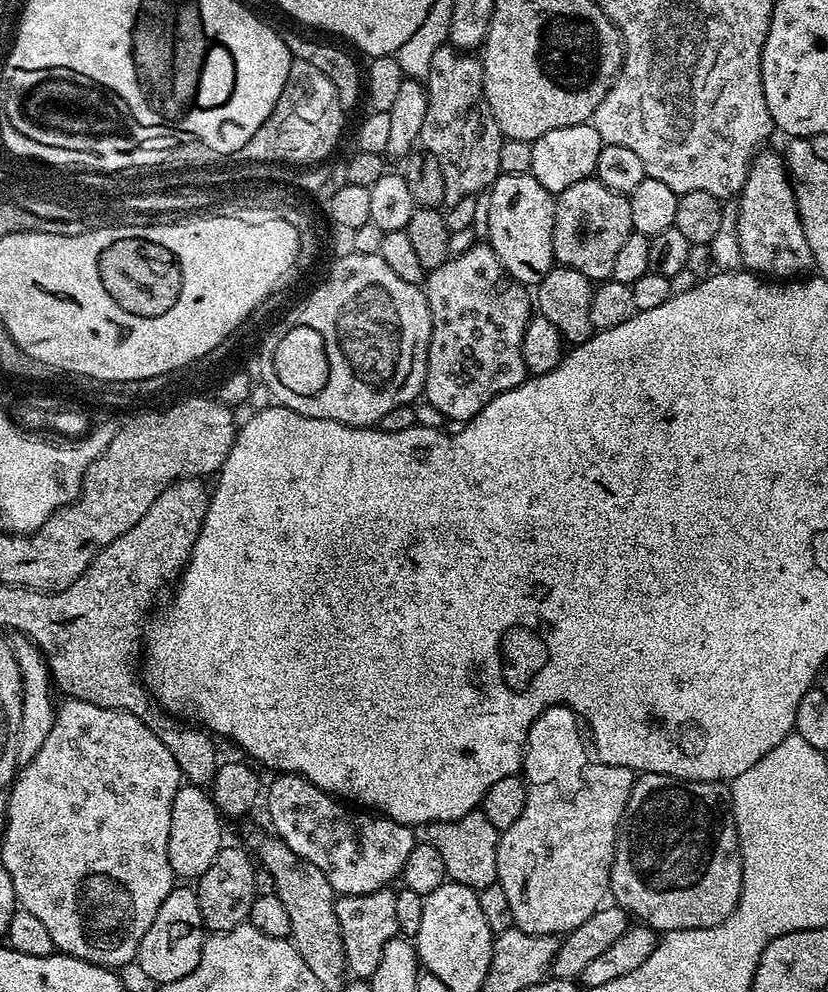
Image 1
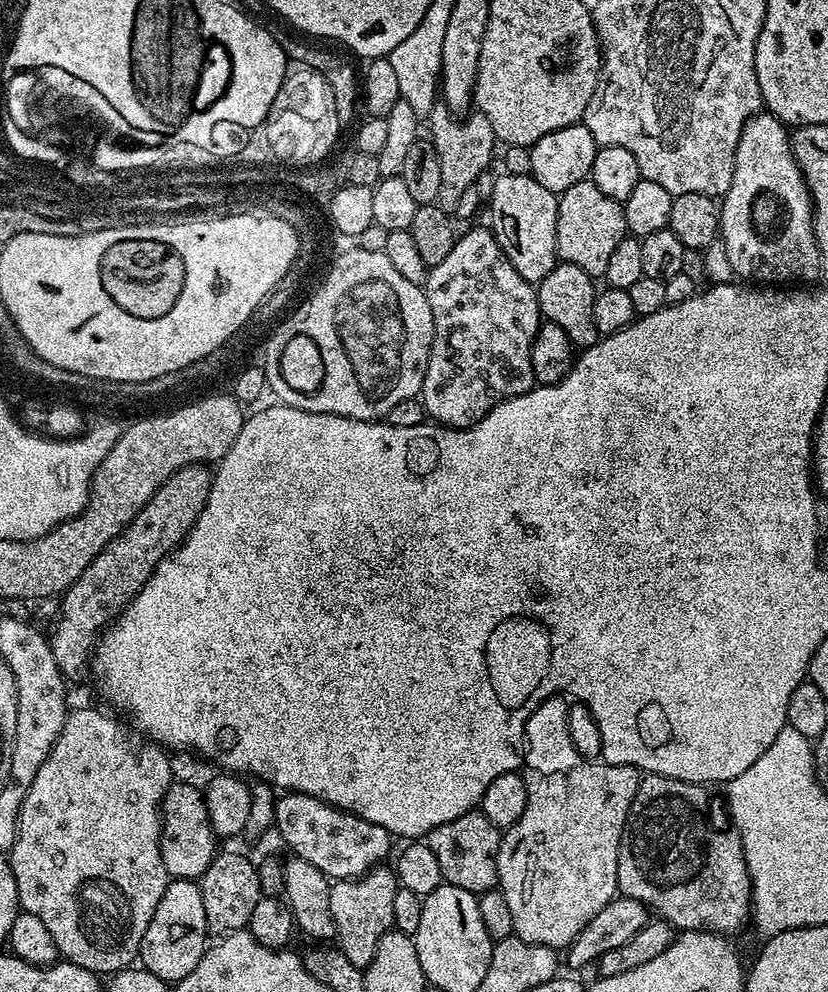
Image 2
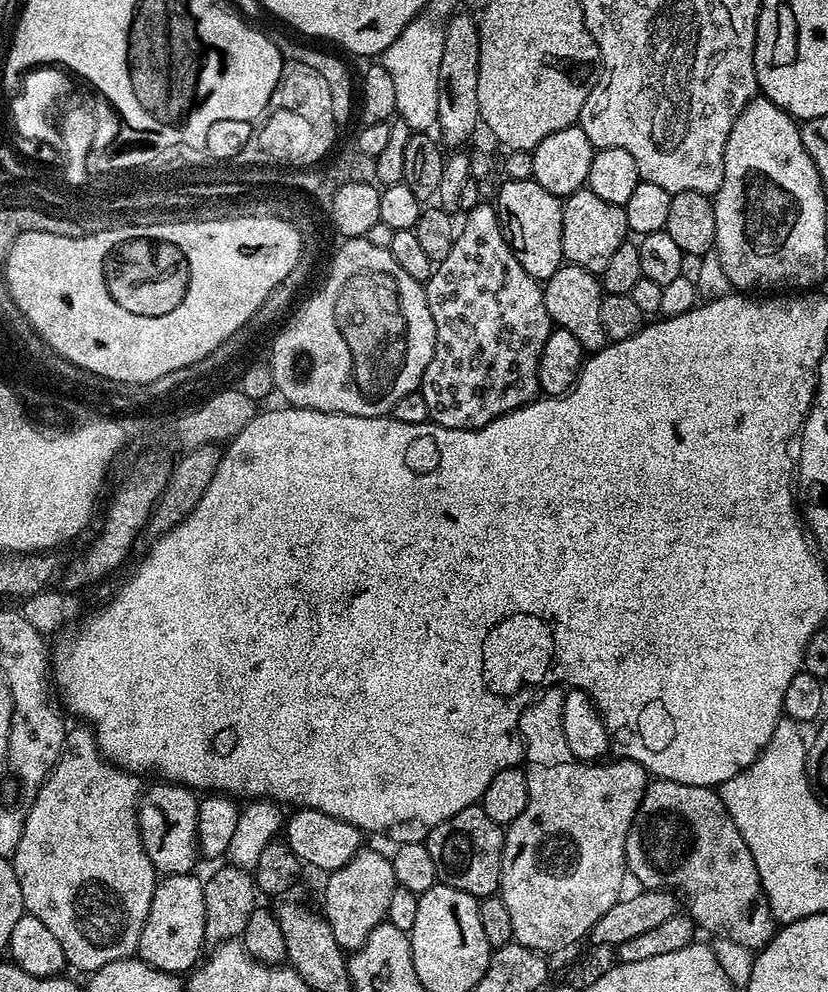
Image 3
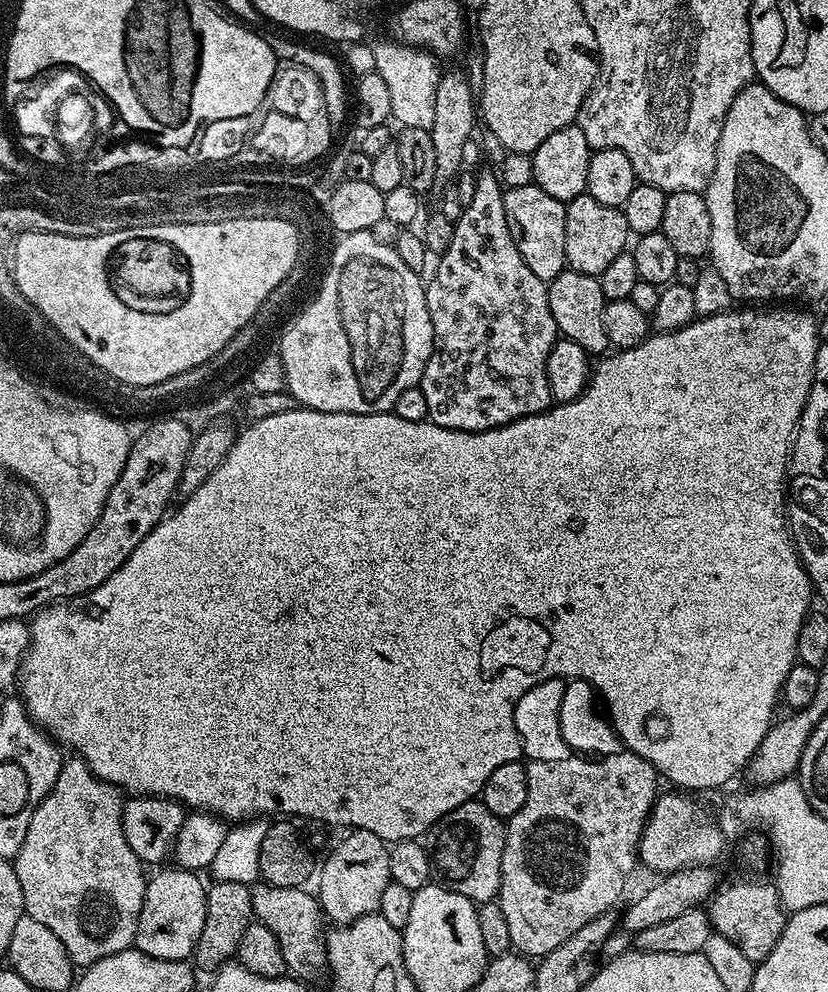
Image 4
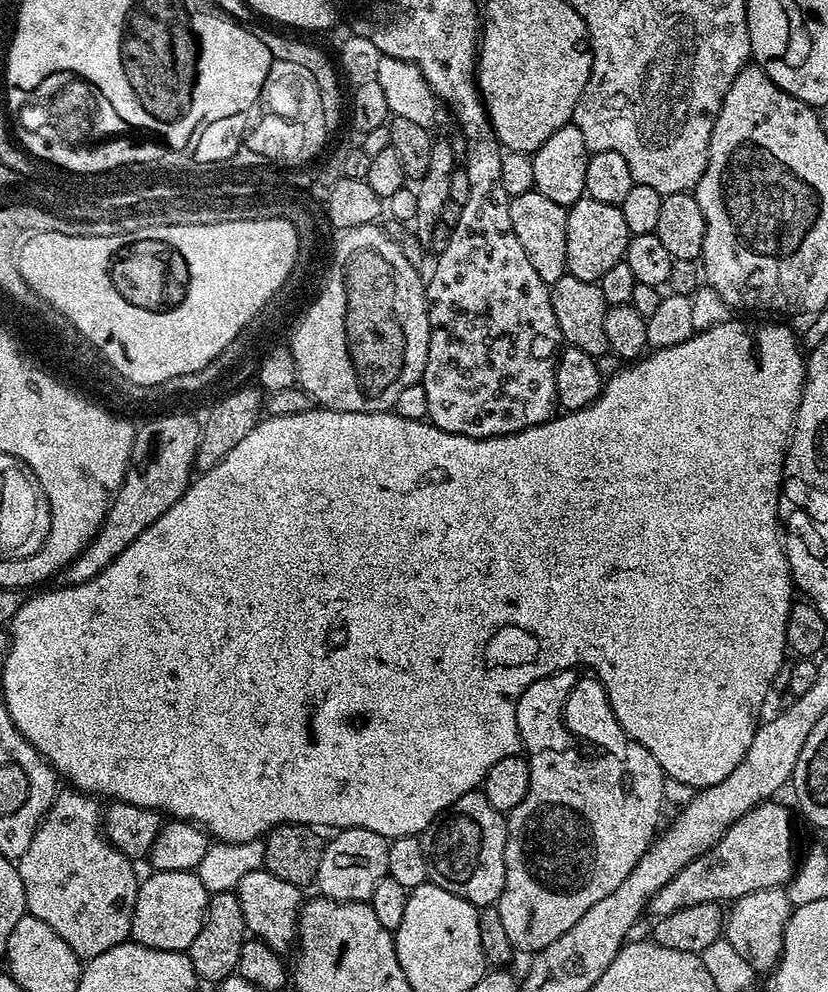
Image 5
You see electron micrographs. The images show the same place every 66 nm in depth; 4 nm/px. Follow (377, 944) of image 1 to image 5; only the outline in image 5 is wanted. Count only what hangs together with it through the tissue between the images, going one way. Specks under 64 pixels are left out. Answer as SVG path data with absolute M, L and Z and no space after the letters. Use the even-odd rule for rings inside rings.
M341 828L333 836L336 837L323 845L314 888L325 900L337 900L343 904L371 901L374 886L388 875L389 841L382 834L365 828Z

